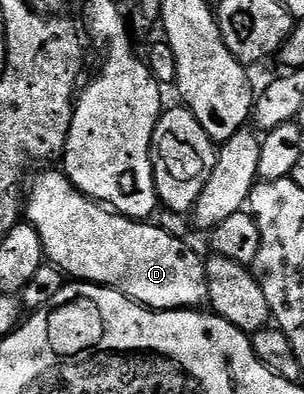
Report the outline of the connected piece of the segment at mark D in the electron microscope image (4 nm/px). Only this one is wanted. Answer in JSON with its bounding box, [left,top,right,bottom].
[25,167,208,311]

